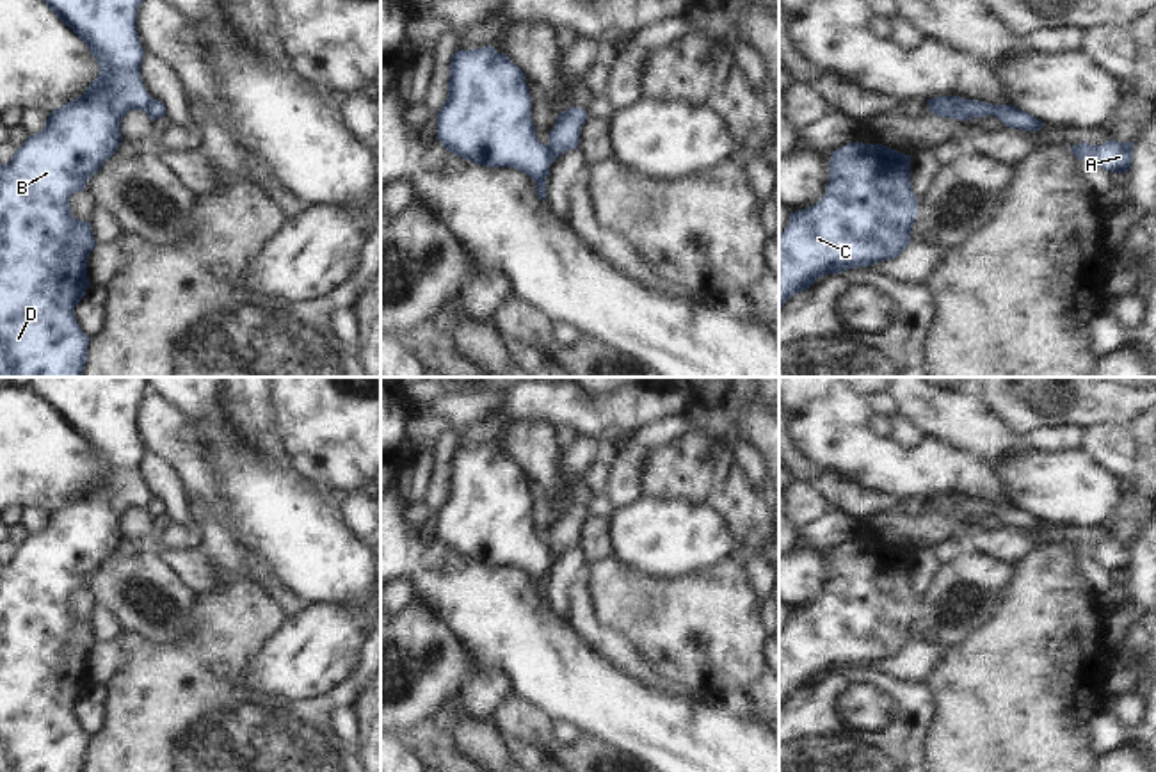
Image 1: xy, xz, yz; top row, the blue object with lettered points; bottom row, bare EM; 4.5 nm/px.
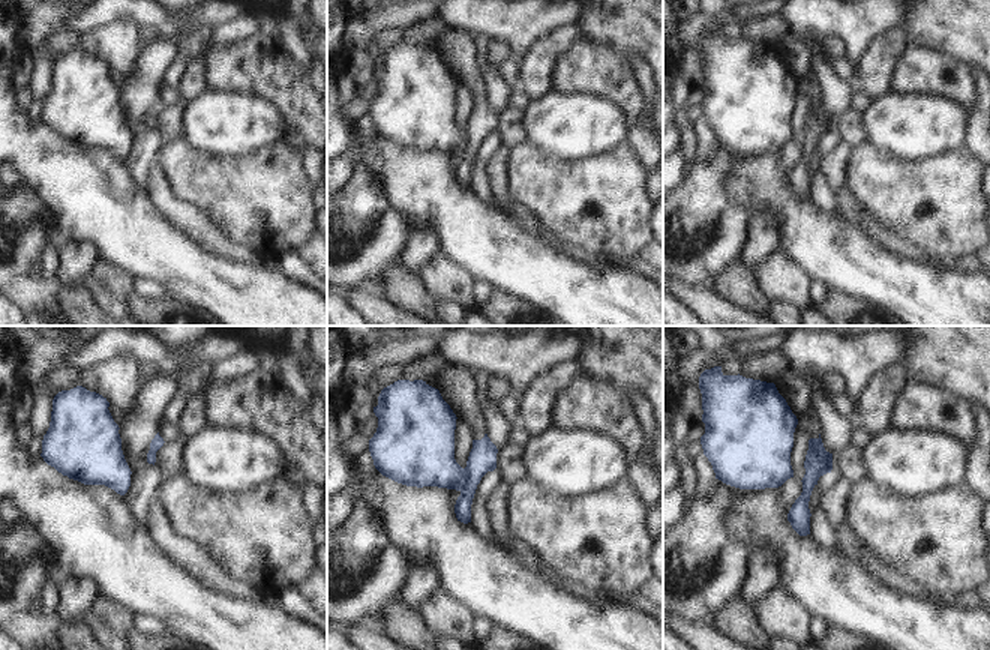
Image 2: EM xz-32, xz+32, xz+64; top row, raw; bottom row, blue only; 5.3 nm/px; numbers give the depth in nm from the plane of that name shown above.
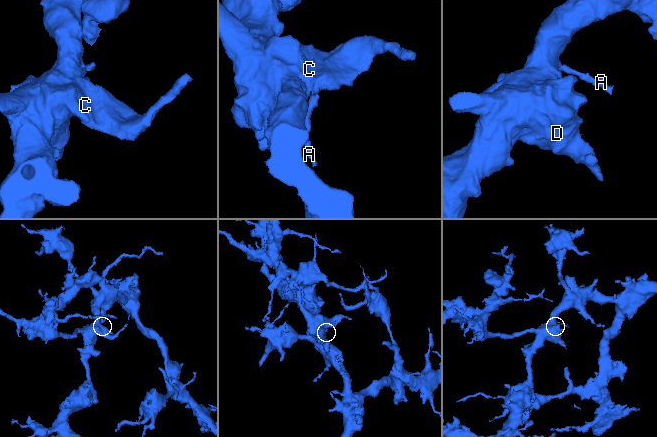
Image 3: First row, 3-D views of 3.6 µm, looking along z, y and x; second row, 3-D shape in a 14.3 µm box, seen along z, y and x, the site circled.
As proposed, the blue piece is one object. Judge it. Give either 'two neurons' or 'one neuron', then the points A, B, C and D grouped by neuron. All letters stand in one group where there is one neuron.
two neurons; groups A / B C D

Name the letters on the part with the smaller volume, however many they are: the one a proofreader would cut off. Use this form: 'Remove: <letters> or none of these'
Remove: A

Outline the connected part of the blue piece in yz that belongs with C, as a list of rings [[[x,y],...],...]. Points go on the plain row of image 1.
[[[852,541],[836,548],[829,564],[831,571],[823,596],[809,607],[790,610],[790,621],[779,633],[779,706],[795,692],[809,687],[820,674],[895,658],[911,640],[918,614],[918,596],[911,585],[911,553],[879,541]]]

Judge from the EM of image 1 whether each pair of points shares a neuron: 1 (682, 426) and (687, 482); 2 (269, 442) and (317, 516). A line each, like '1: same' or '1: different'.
1: different
2: different

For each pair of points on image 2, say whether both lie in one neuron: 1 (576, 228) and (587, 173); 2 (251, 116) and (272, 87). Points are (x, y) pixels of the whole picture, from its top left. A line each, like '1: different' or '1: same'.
1: same
2: different

